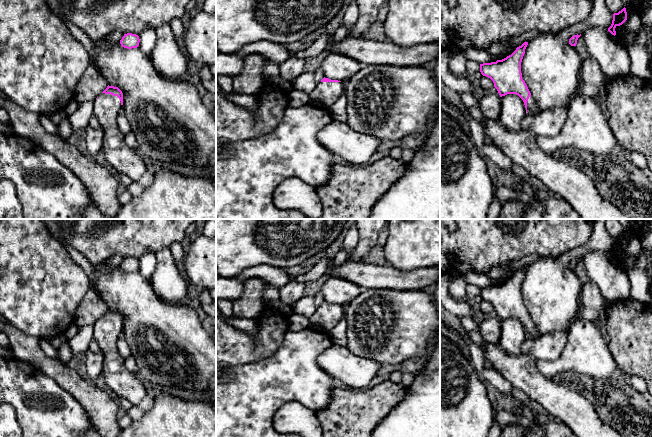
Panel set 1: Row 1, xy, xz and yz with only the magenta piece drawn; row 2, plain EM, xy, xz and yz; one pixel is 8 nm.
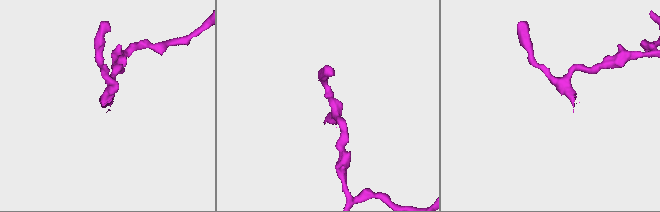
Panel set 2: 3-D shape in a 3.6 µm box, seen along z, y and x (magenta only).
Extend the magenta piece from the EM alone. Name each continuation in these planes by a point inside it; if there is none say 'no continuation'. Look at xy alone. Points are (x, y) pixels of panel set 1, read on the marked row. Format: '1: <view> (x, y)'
1: xy (124, 160)

